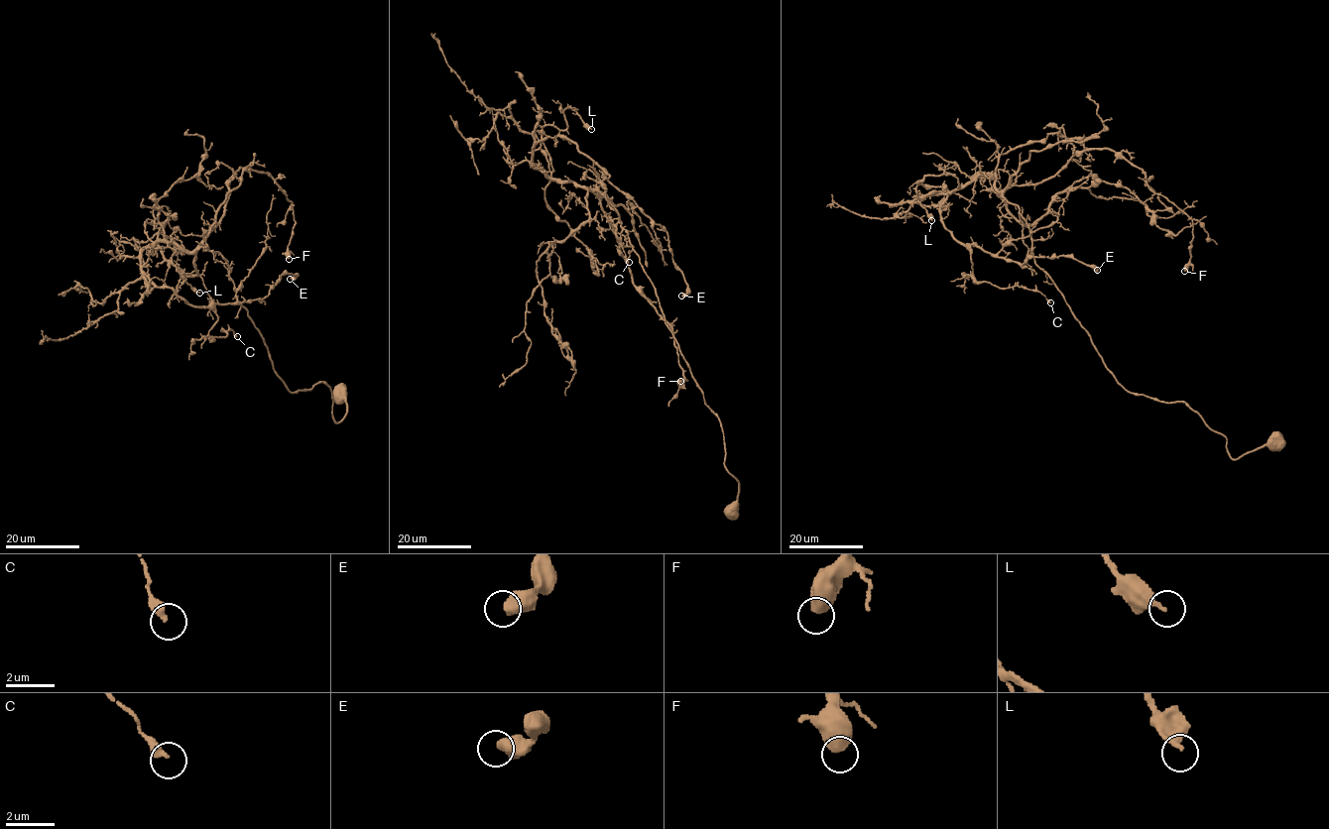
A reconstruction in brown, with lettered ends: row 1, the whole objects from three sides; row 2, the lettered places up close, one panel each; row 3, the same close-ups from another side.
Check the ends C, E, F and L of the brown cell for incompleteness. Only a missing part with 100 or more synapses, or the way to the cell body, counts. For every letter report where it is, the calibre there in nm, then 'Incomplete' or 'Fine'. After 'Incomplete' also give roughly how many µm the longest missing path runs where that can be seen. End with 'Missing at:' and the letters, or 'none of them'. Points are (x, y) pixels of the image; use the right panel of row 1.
C: Place: (1050, 302). Thickness 360 nm. Fine
E: Place: (1097, 270). Thickness 550 nm. Fine
F: Place: (1184, 271). Thickness 600 nm. Fine
L: Place: (931, 220). Thickness 240 nm. Fine
Missing at: none of them

